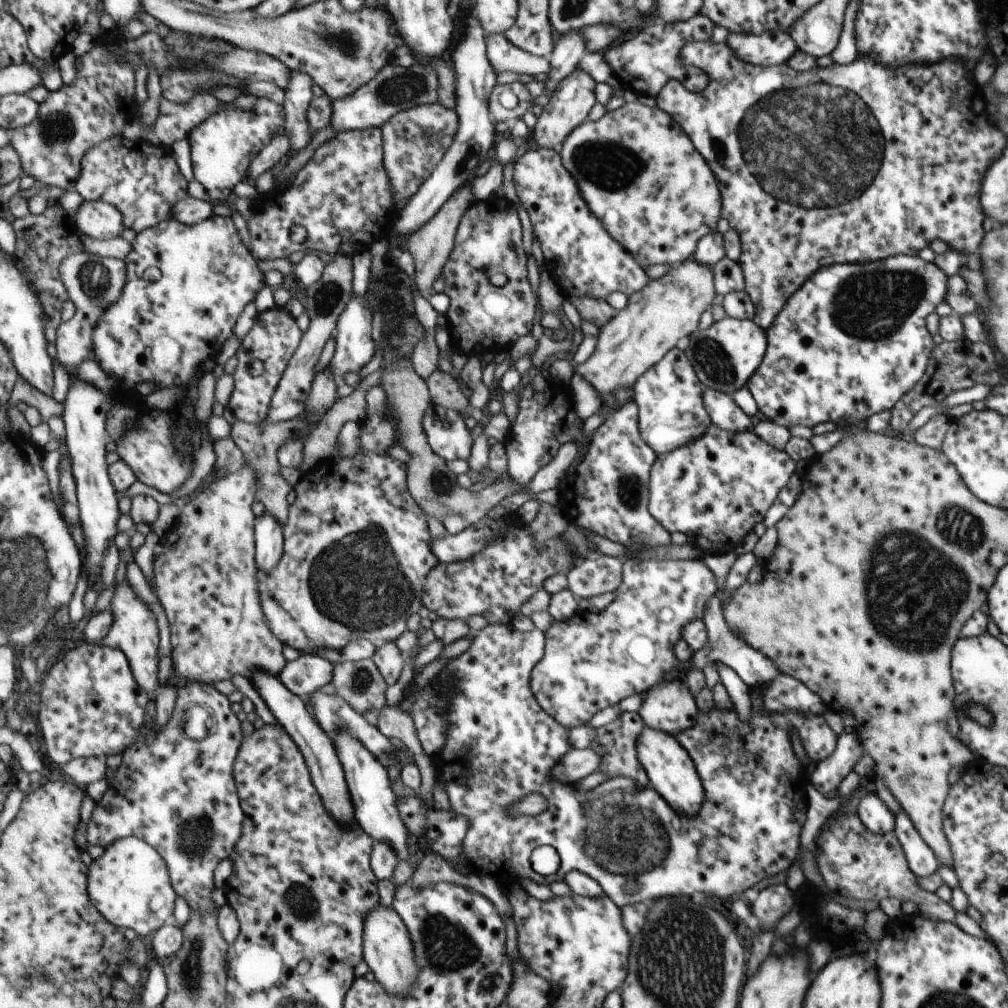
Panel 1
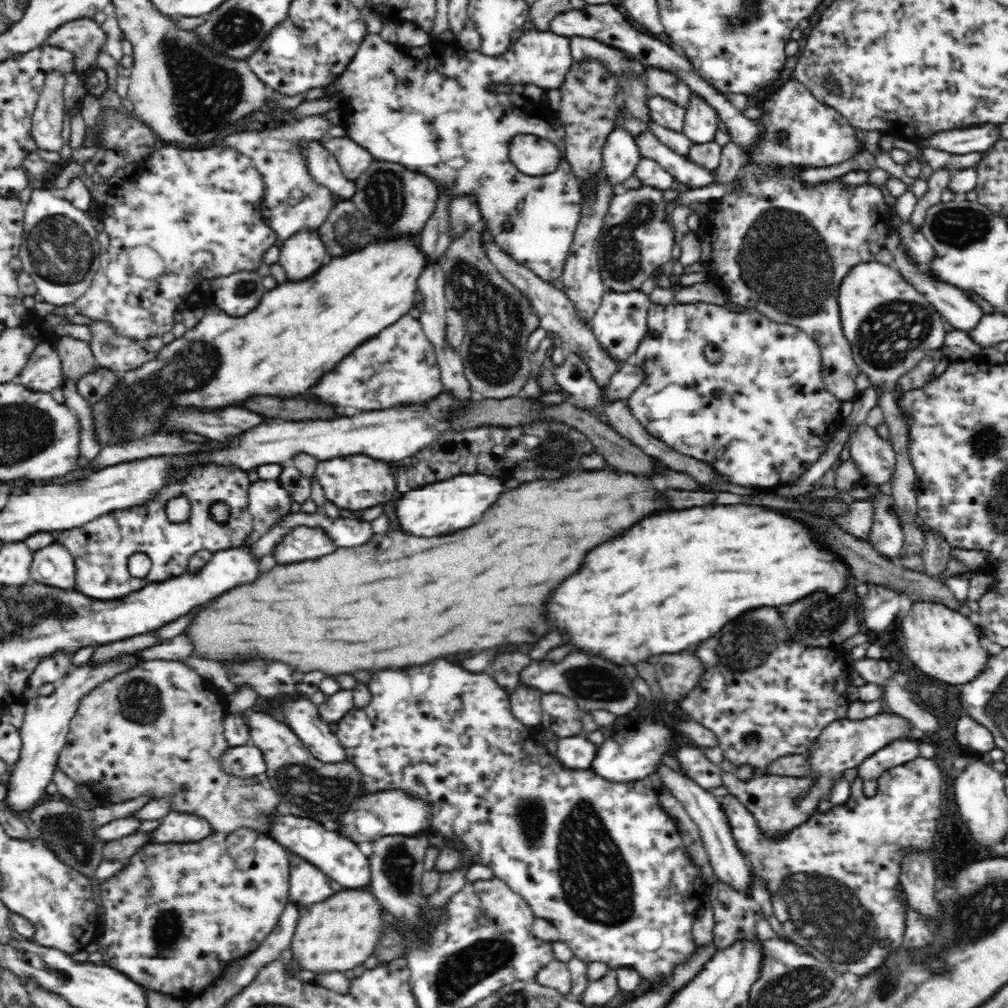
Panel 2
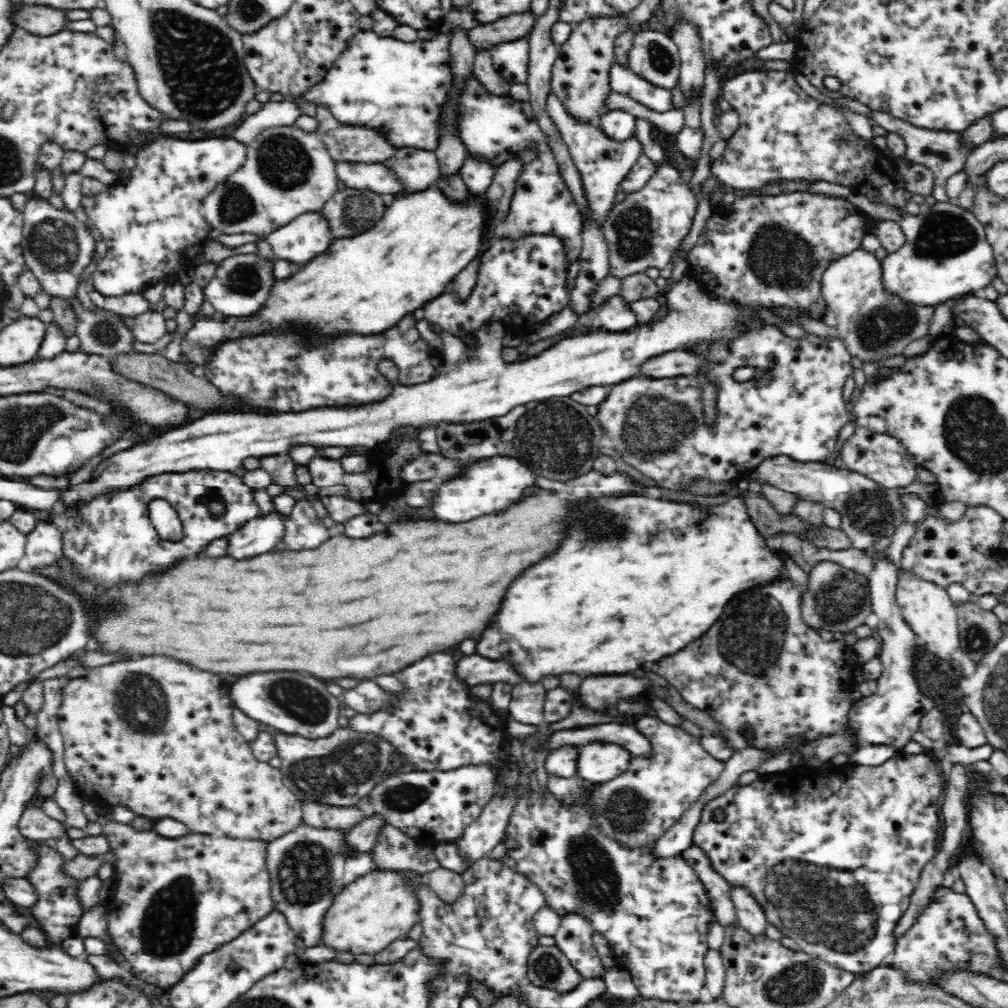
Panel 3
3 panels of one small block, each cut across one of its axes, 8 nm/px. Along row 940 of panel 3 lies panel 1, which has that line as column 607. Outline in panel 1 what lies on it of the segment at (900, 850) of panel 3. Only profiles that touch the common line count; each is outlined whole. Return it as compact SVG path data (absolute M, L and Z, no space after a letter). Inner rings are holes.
M491 623L491 624L490 624L490 625L488 625L488 626L485 626L485 627L484 627L484 628L483 628L483 629L482 629L482 630L480 630L480 631L476 631L476 632L473 632L473 633L472 633L472 636L473 636L473 637L472 637L472 642L470 642L470 646L468 646L468 650L464 650L464 653L463 653L463 654L460 654L460 656L458 656L458 657L457 657L457 658L454 658L454 659L450 659L450 660L449 660L449 662L448 662L448 664L447 664L447 665L446 665L446 668L444 668L444 669L443 669L443 670L442 670L442 671L441 671L441 672L440 672L440 673L439 673L439 675L438 675L438 676L437 676L437 677L436 677L436 678L435 678L435 679L434 679L434 680L433 680L433 681L434 681L434 684L432 684L432 688L434 688L434 687L437 687L437 689L438 689L438 690L442 690L442 686L448 686L448 685L451 685L451 686L452 686L452 687L453 687L453 695L452 695L452 704L450 704L450 706L449 706L449 707L448 707L448 720L449 720L449 733L448 733L448 741L447 741L447 742L446 742L446 745L445 745L445 749L443 749L443 750L442 750L442 751L441 751L441 753L439 753L439 754L438 754L438 755L435 755L435 756L434 756L434 757L433 757L433 758L432 758L432 764L433 764L433 765L434 765L434 770L435 770L435 774L436 774L436 776L437 776L437 782L440 782L440 784L442 784L442 786L444 786L444 790L446 790L446 793L447 793L447 794L448 794L448 799L449 799L449 800L450 800L450 804L451 804L451 807L452 807L452 808L451 808L451 809L452 809L452 810L454 810L454 812L456 812L456 814L460 814L460 815L463 815L463 816L466 816L466 818L468 818L468 820L470 820L470 826L469 826L469 828L468 828L468 831L467 831L467 832L466 832L466 836L464 836L464 840L462 840L462 854L464 854L464 856L466 856L466 860L468 860L468 862L470 862L470 864L472 864L472 866L474 866L474 868L472 868L472 873L471 873L471 874L472 874L472 875L476 875L476 876L479 876L479 877L484 877L484 876L485 876L485 875L488 875L488 876L490 876L490 878L494 878L494 880L496 880L496 882L498 882L498 884L499 884L499 885L500 885L500 888L501 888L501 889L503 889L503 890L505 890L505 891L506 891L506 892L507 892L507 890L508 890L508 889L509 889L509 888L510 888L510 886L511 886L511 885L512 885L512 883L513 883L513 882L517 882L517 883L518 883L518 882L519 882L519 879L521 879L521 878L525 878L525 879L530 879L530 880L532 880L532 881L533 881L533 882L536 882L536 883L538 883L538 884L542 884L542 885L545 885L545 886L549 886L549 887L550 887L550 884L552 884L552 883L554 883L554 882L560 882L560 881L564 881L564 880L565 880L565 878L566 878L566 877L567 877L567 876L568 876L568 875L569 875L569 874L570 874L570 873L574 873L574 872L578 872L578 871L579 871L579 872L582 872L582 873L583 873L583 874L586 874L586 876L590 876L590 877L591 877L591 878L592 878L592 879L594 879L594 880L596 880L596 881L597 881L597 882L598 882L598 884L600 884L600 886L602 886L602 890L604 890L604 895L605 895L605 896L608 896L608 897L609 897L609 898L610 898L610 899L612 899L612 900L613 900L613 902L614 902L614 903L616 903L616 904L617 904L617 906L618 906L618 907L620 907L620 908L622 908L622 909L624 909L624 908L625 908L625 907L626 907L626 906L628 906L628 905L634 905L634 904L636 904L636 903L646 903L646 900L656 900L656 898L660 898L660 896L668 896L668 898L672 898L672 896L678 896L678 894L688 894L688 896L690 896L690 894L694 894L694 893L704 893L704 894L716 894L716 896L720 896L720 898L730 898L730 896L735 896L735 895L736 895L736 894L738 894L738 895L740 895L740 896L743 896L743 893L744 893L744 892L745 892L745 891L746 891L746 890L748 890L748 889L749 889L749 888L752 888L752 887L753 887L753 886L756 886L756 884L758 884L758 883L759 883L759 882L762 882L762 880L766 880L766 878L770 878L770 876L776 876L776 875L777 875L777 874L780 874L780 872L784 872L784 871L786 871L786 868L790 868L790 867L791 867L791 866L792 866L792 862L794 862L794 858L797 858L797 857L798 857L798 856L799 856L799 855L798 855L798 848L800 848L800 832L802 832L802 828L803 828L803 827L802 827L802 826L800 826L800 824L798 824L798 820L796 820L796 812L794 812L794 810L792 810L792 806L790 806L790 804L798 804L798 805L799 805L799 806L804 806L804 805L805 805L805 788L806 788L806 784L808 784L808 783L810 783L810 780L809 780L809 776L810 776L810 773L809 773L809 772L806 772L806 769L805 769L805 768L804 768L804 766L802 766L802 762L800 762L800 760L798 760L798 758L796 758L796 754L794 754L794 750L793 750L793 746L792 746L792 740L791 740L791 731L792 731L792 730L795 730L795 731L796 731L796 732L797 732L797 733L798 733L798 735L799 735L799 738L800 738L800 741L801 741L801 744L802 744L802 746L804 746L804 748L805 748L805 752L806 752L806 756L808 756L808 758L810 758L810 760L812 760L812 762L814 762L814 763L815 763L815 764L818 764L818 763L820 763L820 762L821 762L821 761L822 761L822 760L825 760L825 759L826 759L826 758L829 758L829 757L830 757L830 754L833 754L833 753L834 753L834 750L835 750L835 749L837 749L837 742L838 742L838 741L839 741L839 736L838 736L838 735L836 735L836 734L835 734L835 733L834 733L834 732L833 732L833 728L832 728L832 727L830 727L830 726L829 726L829 721L828 721L828 720L824 720L824 718L823 718L823 716L822 716L822 715L820 715L820 716L812 716L812 714L808 714L808 716L804 716L804 714L800 714L800 712L793 712L793 713L788 713L788 714L772 714L772 716L770 716L770 714L766 714L766 712L762 712L762 700L760 700L760 696L762 696L762 694L758 694L758 689L757 689L757 688L751 688L751 689L750 689L750 694L751 694L751 702L752 702L752 705L753 705L753 707L752 707L752 716L750 716L750 722L742 722L742 720L740 720L740 718L738 718L738 714L737 714L737 713L736 713L736 711L735 711L735 710L734 710L734 709L733 709L733 708L732 708L732 709L730 709L730 710L718 710L718 708L716 708L716 707L713 707L713 708L712 708L712 710L710 710L710 712L702 712L702 718L698 718L698 722L697 722L697 725L696 725L696 726L694 726L694 728L693 728L693 729L690 729L690 730L682 730L682 731L681 731L681 732L679 732L679 733L676 733L676 734L675 734L675 735L674 735L674 736L675 736L675 738L676 738L676 739L677 739L677 740L678 740L678 743L679 743L679 744L680 744L680 746L682 746L682 748L684 748L684 750L686 750L686 751L687 751L687 752L688 752L688 756L690 756L690 758L692 758L692 761L693 761L693 762L694 762L694 763L695 763L695 764L696 764L696 765L695 765L695 766L694 766L694 768L696 768L696 774L698 774L698 778L700 778L700 782L702 782L702 790L704 790L704 801L705 801L705 804L704 804L704 805L703 805L703 806L704 806L704 809L703 809L703 810L702 810L702 816L698 816L698 817L695 817L695 816L692 816L692 818L686 818L686 816L682 816L682 815L680 815L680 814L678 814L678 813L677 813L677 812L676 812L676 811L674 811L674 810L673 810L673 808L672 808L672 807L670 807L670 806L669 806L669 804L668 804L668 803L666 803L666 802L665 802L665 800L664 800L664 799L662 799L662 796L661 796L661 795L660 795L660 794L658 794L658 792L657 792L657 791L656 791L656 790L655 790L655 789L654 789L654 788L653 788L653 787L652 787L652 786L651 786L651 785L647 785L647 786L642 786L642 787L638 787L638 788L637 788L637 790L636 790L636 791L630 791L630 790L618 790L618 791L615 791L615 792L612 792L612 793L611 793L611 794L606 794L606 796L594 796L594 790L589 790L589 791L586 791L586 792L583 792L583 791L582 791L582 792L581 792L581 791L580 791L580 790L579 790L579 788L578 788L578 787L577 787L577 782L556 782L556 780L554 780L554 774L553 774L553 770L554 770L554 769L555 769L555 767L556 767L556 766L557 766L557 765L560 765L560 764L561 764L561 761L562 761L562 760L563 760L563 758L565 758L565 757L566 757L566 755L567 755L567 754L568 754L568 753L569 753L569 751L570 751L570 750L571 750L571 749L572 749L572 747L571 747L571 745L570 745L570 738L569 738L569 730L568 730L568 729L566 729L566 728L564 728L564 726L562 726L562 724L558 724L558 722L556 722L556 720L554 720L554 718L552 718L552 716L550 716L550 714L548 714L548 712L546 712L546 710L542 710L542 708L540 708L540 704L538 704L538 702L537 702L537 701L536 701L536 698L534 698L534 694L532 694L532 690L531 690L531 689L530 689L530 680L531 680L531 673L532 673L532 670L533 670L533 669L534 669L534 666L536 666L536 662L541 662L541 659L542 659L542 658L543 658L543 657L545 657L545 634L544 634L544 632L542 632L542 631L540 631L540 630L537 630L537 629L533 629L533 630L530 630L530 631L518 631L518 630L517 630L517 629L516 629L516 628L514 628L514 627L513 627L513 626L512 626L512 625L511 625L511 624L507 624L507 625L500 625L500 624L497 624L497 623ZM720 738L752 738L752 748L756 748L756 750L752 750L752 752L746 752L746 750L744 750L744 748L742 748L742 746L740 746L740 744L742 744L742 742L740 742L740 740L730 740L730 742L728 742L728 744L730 744L730 746L738 746L738 748L732 748L732 752L730 752L730 750L728 750L728 752L722 752L722 750L720 750L720 748L718 748L718 746L714 746L714 744L716 744L716 742L718 742L718 740L720 740ZM532 792L538 792L538 794L542 794L542 796L544 796L544 798L546 798L546 802L548 802L548 804L546 804L546 806L548 806L548 808L546 808L546 810L544 810L544 812L540 812L540 814L538 814L538 816L516 816L516 818L514 818L514 816L508 816L508 812L506 812L506 810L508 810L508 806L510 806L510 804L514 804L514 802L516 802L516 800L520 800L520 798L524 798L524 796L528 796L528 794L532 794ZM541 845L548 845L548 846L552 846L552 848L554 848L554 850L556 850L556 852L558 852L558 856L559 856L559 858L560 858L560 868L558 868L558 872L556 872L556 873L555 873L555 874L554 874L554 875L551 875L551 876L541 876L541 875L538 875L538 874L537 874L537 873L536 873L536 872L535 872L535 871L534 871L534 870L533 870L533 869L532 869L532 866L531 866L531 863L530 863L530 856L531 856L531 855L532 855L532 852L533 852L533 851L534 851L534 848L537 848L537 847L538 847L538 846L541 846Z

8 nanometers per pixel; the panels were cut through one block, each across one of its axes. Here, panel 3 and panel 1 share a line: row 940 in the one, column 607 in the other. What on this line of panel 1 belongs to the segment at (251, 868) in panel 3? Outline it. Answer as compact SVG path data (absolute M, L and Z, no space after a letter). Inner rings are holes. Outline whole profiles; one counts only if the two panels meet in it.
M637 101L625 102L617 110L607 111L598 122L587 120L576 126L560 150L566 170L582 182L582 198L590 212L637 260L638 266L681 265L693 257L703 237L716 232L720 218L718 182L680 124L657 106L650 108Z

